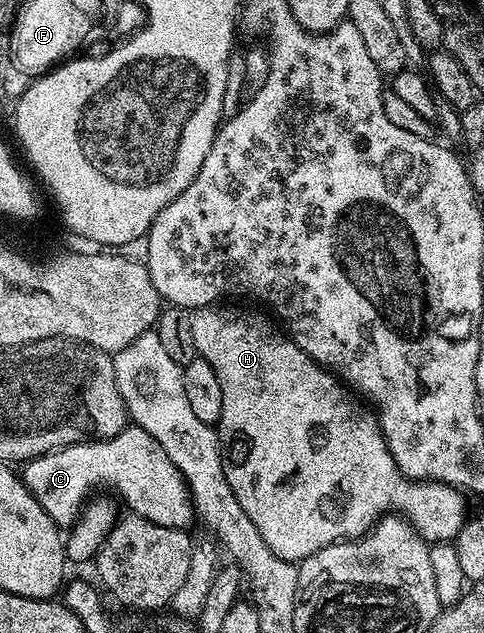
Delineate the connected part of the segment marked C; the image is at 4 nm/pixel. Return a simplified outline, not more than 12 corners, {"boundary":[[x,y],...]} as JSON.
{"boundary":[[135,423],[36,457],[25,487],[59,527],[95,485],[187,530],[192,493]]}

